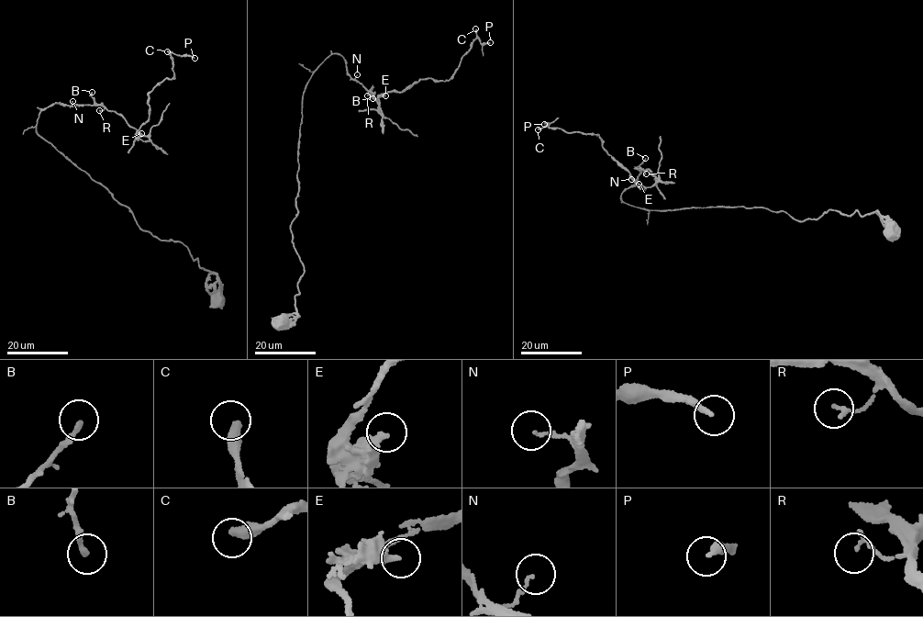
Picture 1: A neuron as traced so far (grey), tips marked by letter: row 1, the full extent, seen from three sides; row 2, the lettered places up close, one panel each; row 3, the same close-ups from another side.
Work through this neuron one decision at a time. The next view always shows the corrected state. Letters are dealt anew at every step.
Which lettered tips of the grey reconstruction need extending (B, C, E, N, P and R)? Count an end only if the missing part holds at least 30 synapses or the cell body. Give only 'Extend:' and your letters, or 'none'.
Extend: C, P

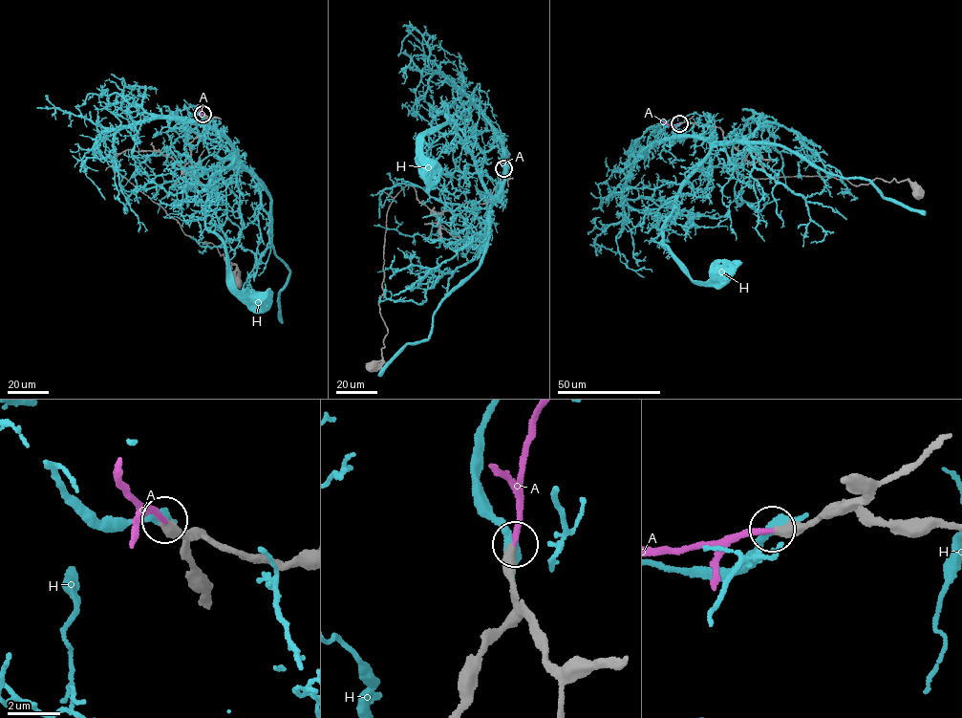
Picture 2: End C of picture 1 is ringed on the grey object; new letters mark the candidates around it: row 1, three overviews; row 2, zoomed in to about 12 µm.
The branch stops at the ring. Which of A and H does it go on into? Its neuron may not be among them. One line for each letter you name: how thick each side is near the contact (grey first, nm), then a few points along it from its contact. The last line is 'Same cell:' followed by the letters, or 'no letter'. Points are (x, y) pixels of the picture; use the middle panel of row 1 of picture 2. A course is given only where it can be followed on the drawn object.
A: Thickness 440 nm (grey) against 200 nm. Its course: (503, 169), (509, 153)
Same cell: A

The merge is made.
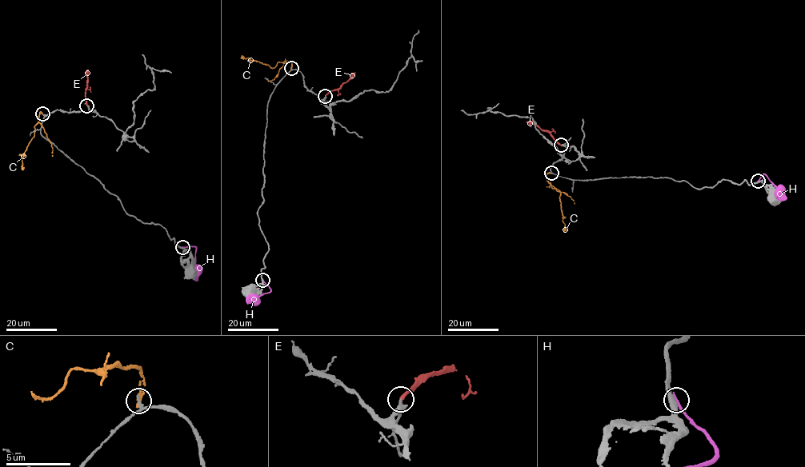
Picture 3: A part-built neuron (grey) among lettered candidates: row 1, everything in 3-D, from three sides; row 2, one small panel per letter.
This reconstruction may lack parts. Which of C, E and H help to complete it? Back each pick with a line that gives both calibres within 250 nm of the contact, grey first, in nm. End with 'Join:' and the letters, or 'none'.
C: 240 nm thick on the grey side, 190 nm on the other
E: 320 nm thick on the grey side, 280 nm on the other
Join: C, E

